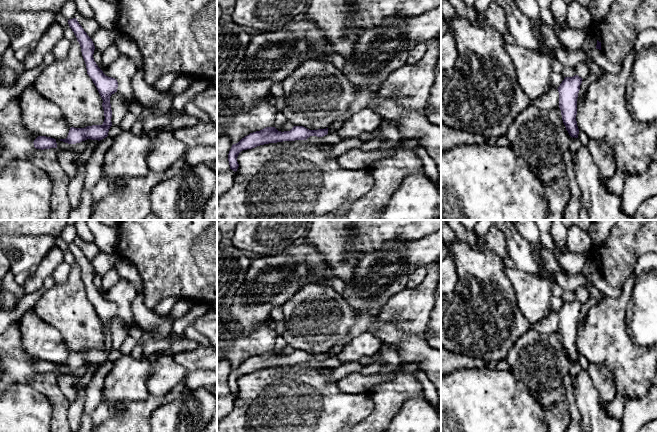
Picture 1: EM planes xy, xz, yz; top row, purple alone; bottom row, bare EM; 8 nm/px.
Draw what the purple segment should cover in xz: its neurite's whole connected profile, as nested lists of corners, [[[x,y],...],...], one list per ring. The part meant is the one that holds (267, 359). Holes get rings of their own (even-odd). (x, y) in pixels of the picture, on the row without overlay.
[[[294,350],[290,355],[278,355],[275,351],[266,351],[260,355],[250,357],[242,362],[238,367],[233,368],[228,385],[230,393],[237,395],[239,388],[237,381],[243,374],[252,373],[260,369],[277,367],[283,365],[307,364],[310,360],[323,361],[328,358],[328,352],[309,354],[303,350]]]

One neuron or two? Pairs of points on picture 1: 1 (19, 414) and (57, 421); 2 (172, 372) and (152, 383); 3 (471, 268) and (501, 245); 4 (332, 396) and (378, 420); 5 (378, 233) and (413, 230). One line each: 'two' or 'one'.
1: two
2: one
3: two
4: two
5: one

